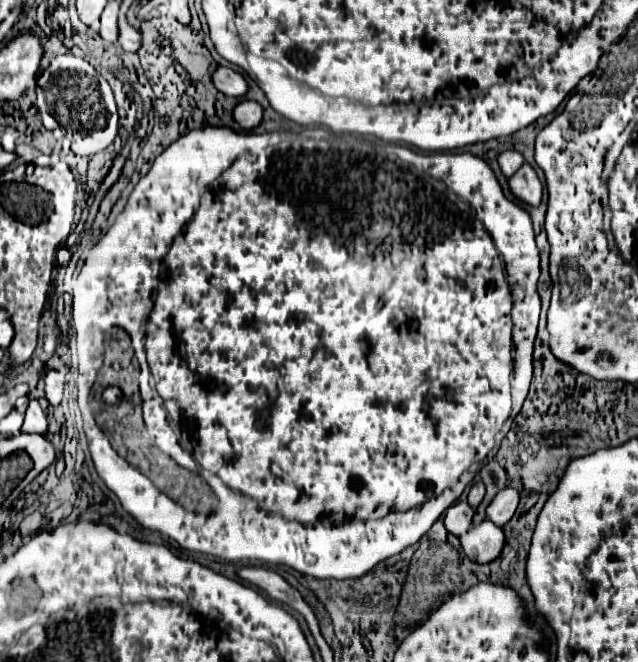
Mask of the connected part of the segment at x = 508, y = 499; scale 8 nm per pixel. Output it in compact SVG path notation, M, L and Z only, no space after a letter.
M503 488L497 492L493 502L487 506L487 518L493 524L503 526L511 520L517 506L519 506L519 492L515 488Z

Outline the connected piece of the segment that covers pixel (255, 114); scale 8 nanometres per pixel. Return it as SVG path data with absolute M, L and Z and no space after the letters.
M247 100L247 102L241 102L233 108L233 120L237 124L241 124L245 130L251 130L251 128L259 126L261 118L263 118L263 110L257 102Z

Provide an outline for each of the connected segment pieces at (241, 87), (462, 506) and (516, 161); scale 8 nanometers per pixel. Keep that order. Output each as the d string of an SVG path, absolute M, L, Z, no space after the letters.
M217 68L211 74L211 80L213 80L213 86L225 96L243 96L247 92L245 78L231 68Z
M459 500L445 512L443 520L445 520L445 528L451 534L461 536L465 530L471 528L471 518L473 518L473 508L467 504L467 500Z
M507 150L499 156L499 168L507 178L511 178L521 168L521 164L523 164L523 156L515 150Z

